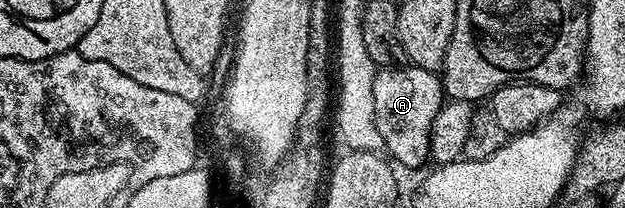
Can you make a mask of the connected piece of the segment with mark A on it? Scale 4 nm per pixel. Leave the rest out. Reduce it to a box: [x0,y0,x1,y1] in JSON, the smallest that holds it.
[372,65,444,167]

